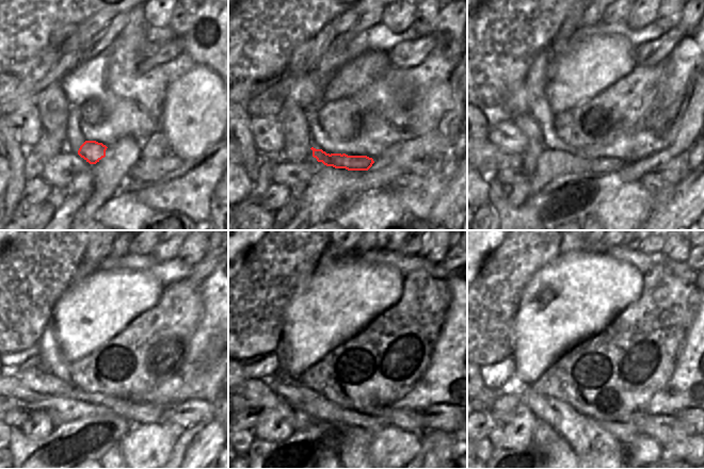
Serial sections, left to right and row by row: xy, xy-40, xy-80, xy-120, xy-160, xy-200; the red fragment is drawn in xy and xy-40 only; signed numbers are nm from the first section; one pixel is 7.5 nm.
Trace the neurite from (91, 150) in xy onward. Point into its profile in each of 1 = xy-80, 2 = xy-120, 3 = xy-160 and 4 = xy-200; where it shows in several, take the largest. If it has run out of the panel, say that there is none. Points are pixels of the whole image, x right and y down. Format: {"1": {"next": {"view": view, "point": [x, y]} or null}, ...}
{"1": {"next": {"view": "xy-80", "point": [598, 165]}}, "2": {"next": {"view": "xy-120", "point": [141, 413]}}, "3": {"next": {"view": "xy-160", "point": [405, 419]}}, "4": {"next": {"view": "xy-200", "point": [676, 445]}}}

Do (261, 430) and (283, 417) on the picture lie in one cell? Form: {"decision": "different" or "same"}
{"decision": "same"}

